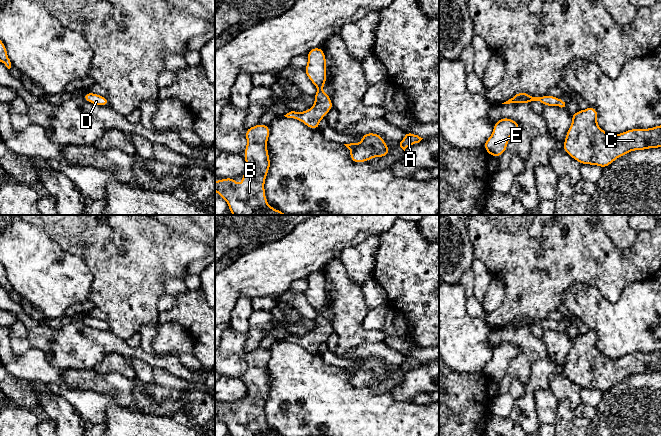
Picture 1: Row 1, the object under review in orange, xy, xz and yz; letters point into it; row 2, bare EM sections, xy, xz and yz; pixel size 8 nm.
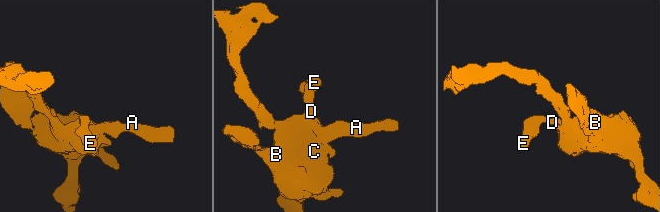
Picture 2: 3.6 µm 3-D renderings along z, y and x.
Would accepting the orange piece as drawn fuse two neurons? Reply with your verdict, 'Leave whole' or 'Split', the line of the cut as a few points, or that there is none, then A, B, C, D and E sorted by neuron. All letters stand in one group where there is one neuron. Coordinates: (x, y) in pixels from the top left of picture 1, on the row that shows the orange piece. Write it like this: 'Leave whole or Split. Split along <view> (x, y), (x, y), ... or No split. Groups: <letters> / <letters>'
Leave whole. No split. Groups: A B C D E

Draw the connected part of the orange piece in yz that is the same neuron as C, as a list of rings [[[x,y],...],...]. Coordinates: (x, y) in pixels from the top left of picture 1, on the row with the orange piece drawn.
[[[589,106],[586,110],[579,110],[571,116],[572,124],[567,131],[563,149],[580,164],[605,168],[617,158],[631,151],[661,147],[661,125],[648,129],[634,128],[617,135],[611,135],[598,126],[598,112],[594,107]]]

